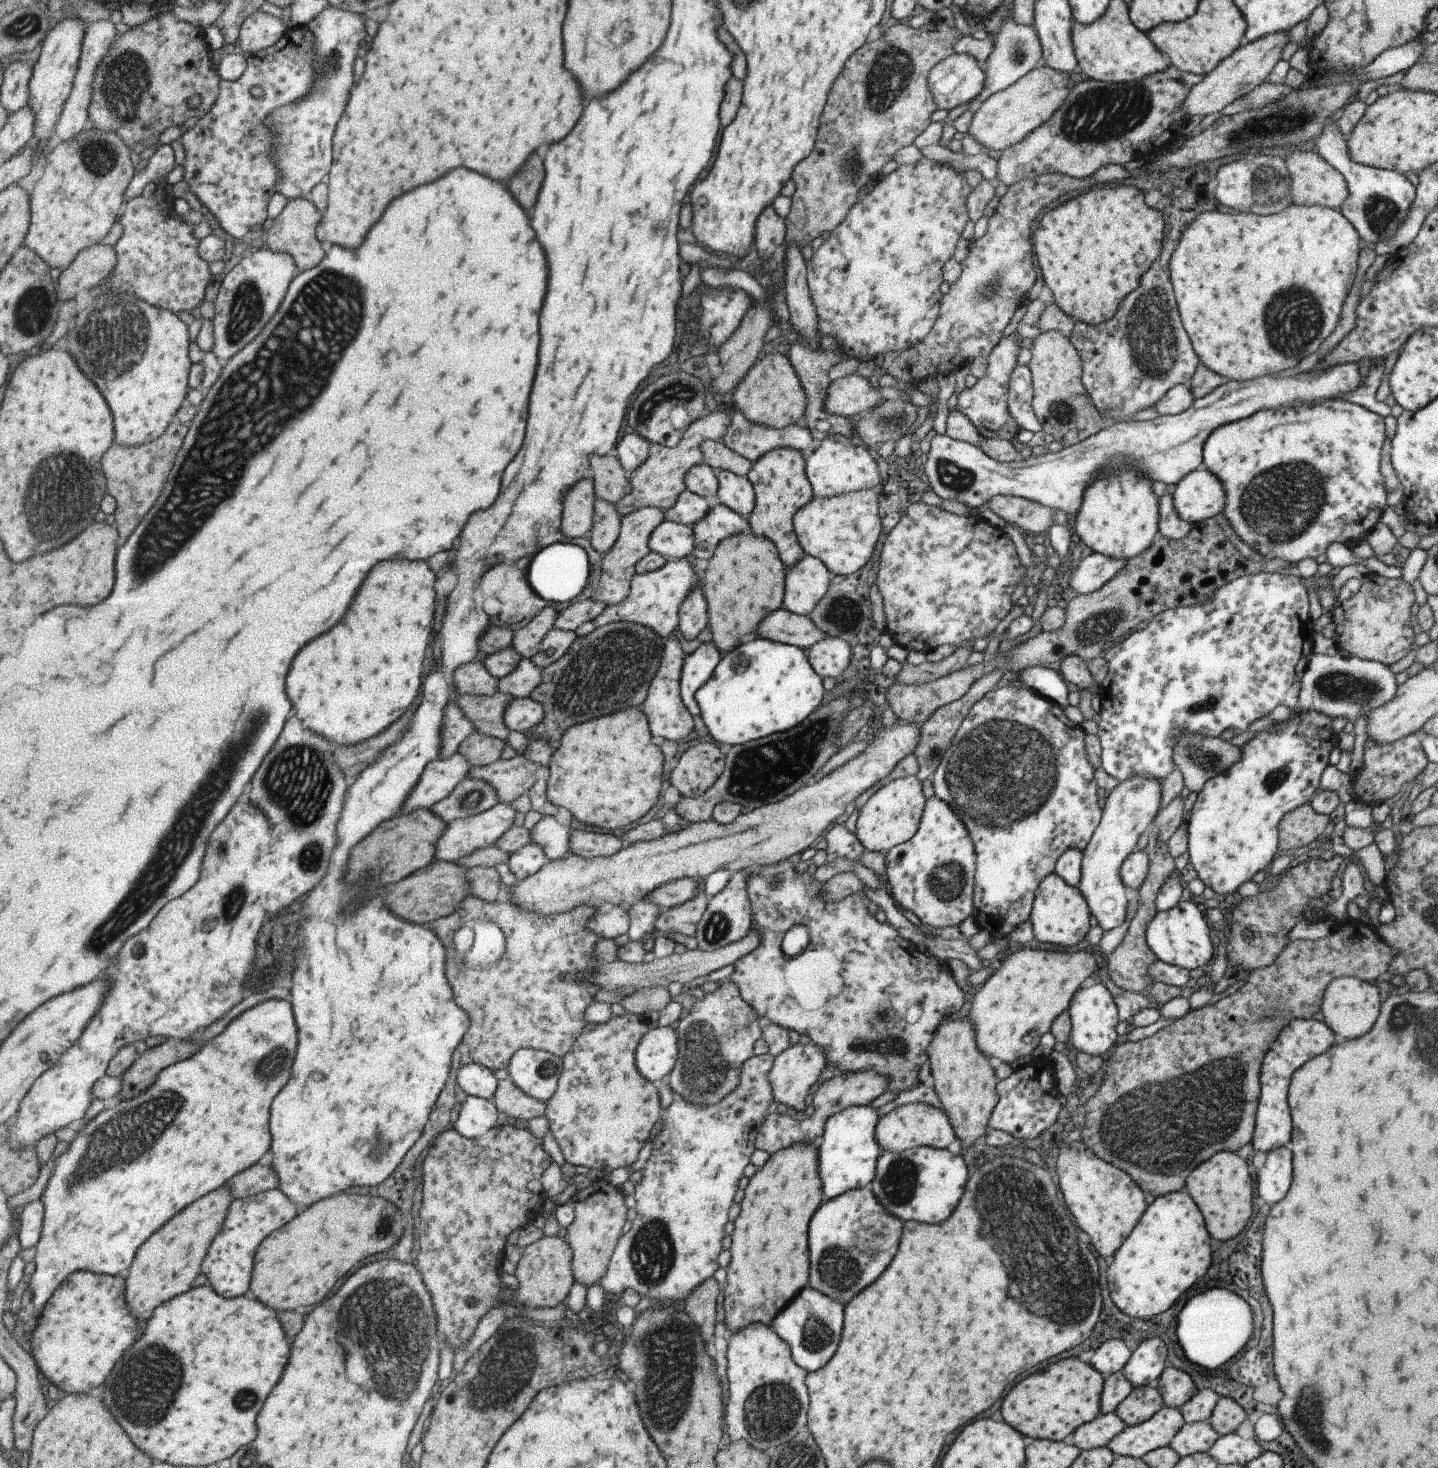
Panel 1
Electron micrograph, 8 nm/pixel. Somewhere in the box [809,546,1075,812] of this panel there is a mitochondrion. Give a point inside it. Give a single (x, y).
(843, 613)

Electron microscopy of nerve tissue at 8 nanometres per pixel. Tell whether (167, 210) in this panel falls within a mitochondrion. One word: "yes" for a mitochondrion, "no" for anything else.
no

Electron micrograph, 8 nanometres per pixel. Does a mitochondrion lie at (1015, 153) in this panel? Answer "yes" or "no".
no

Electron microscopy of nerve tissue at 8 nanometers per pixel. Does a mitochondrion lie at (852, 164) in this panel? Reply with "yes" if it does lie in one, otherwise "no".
yes

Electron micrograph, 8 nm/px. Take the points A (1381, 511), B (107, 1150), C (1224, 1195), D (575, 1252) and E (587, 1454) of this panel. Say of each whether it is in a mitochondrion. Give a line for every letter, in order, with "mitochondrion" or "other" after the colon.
A: other
B: mitochondrion
C: other
D: other
E: other

